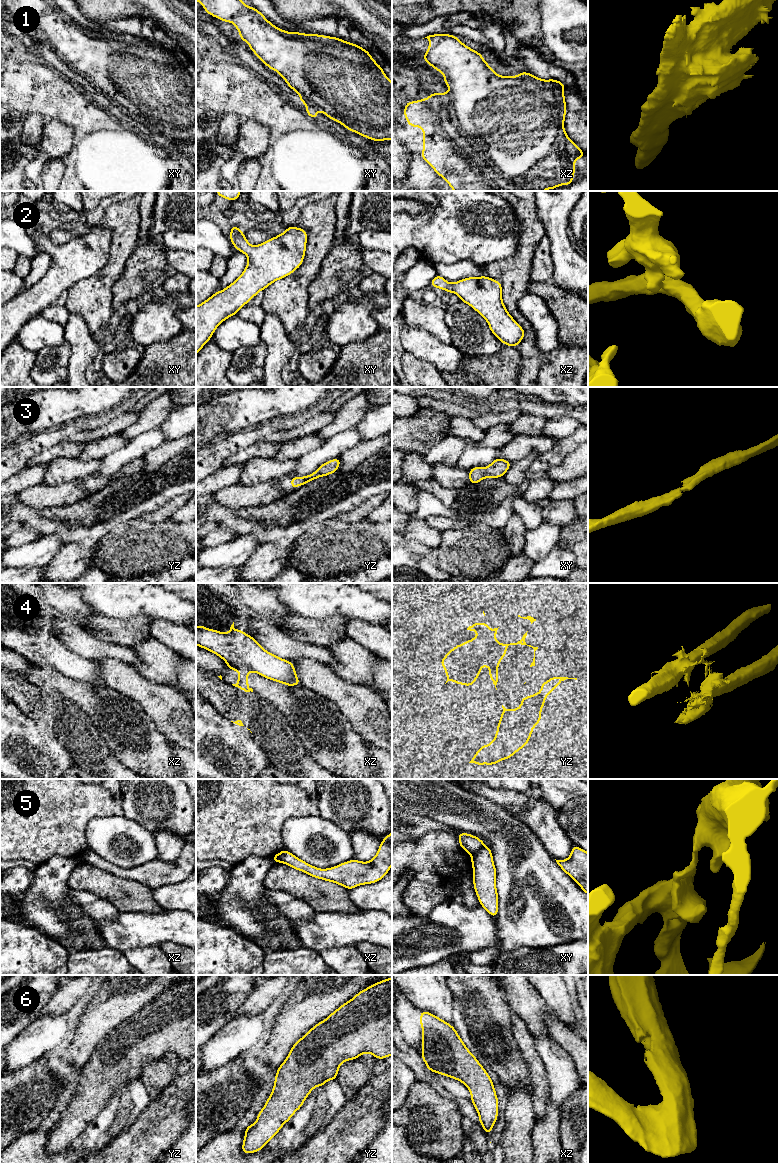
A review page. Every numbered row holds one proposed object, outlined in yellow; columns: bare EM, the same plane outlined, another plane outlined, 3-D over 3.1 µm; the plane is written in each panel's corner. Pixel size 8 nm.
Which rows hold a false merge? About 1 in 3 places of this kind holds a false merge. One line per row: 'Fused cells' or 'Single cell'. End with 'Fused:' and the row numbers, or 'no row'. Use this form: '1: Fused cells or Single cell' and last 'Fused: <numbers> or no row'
1: Single cell
2: Single cell
3: Single cell
4: Fused cells
5: Fused cells
6: Single cell
Fused: 4, 5

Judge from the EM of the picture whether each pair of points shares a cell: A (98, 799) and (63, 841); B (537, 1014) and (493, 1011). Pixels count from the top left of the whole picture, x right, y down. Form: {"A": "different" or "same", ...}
{"A": "same", "B": "different"}

